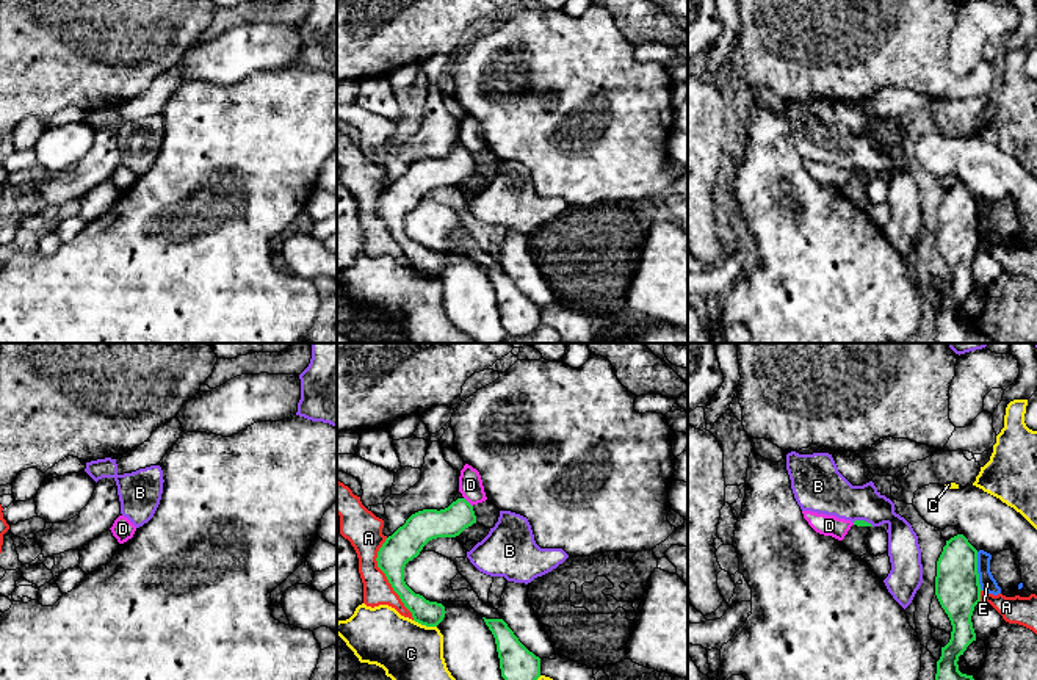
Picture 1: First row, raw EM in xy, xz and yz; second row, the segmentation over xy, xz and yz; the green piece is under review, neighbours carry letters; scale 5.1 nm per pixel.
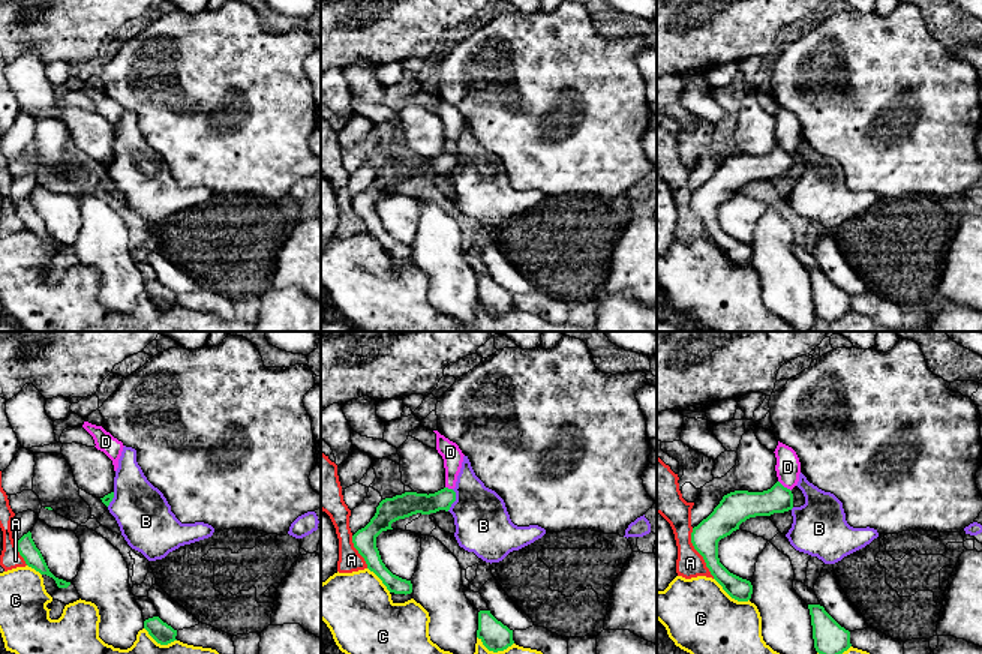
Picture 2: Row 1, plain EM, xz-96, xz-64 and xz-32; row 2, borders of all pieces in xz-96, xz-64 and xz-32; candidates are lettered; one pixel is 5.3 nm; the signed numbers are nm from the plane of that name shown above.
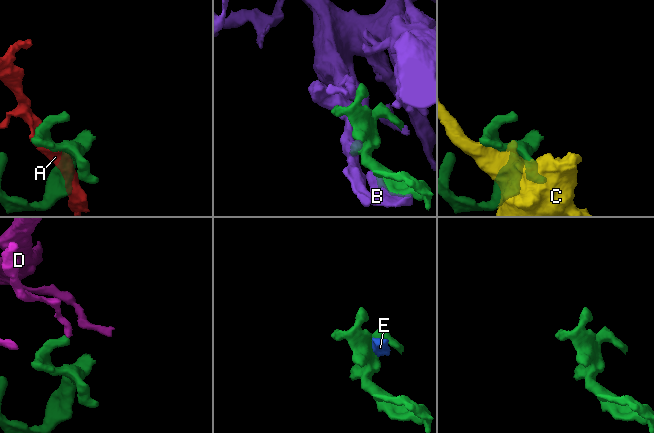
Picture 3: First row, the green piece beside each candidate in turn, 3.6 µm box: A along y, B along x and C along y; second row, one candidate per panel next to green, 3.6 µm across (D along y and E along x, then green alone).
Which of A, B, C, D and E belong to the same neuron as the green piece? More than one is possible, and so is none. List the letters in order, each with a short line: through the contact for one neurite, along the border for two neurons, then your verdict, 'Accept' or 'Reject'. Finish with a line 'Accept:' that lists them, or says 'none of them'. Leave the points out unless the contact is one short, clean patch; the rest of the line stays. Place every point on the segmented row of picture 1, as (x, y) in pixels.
A: Reject
B: Reject
C: Reject
D: Line: xz (464, 497), (472, 506). Reject
E: Line: yz (976, 552), (978, 583), (982, 589). Reject
Accept: none of them

